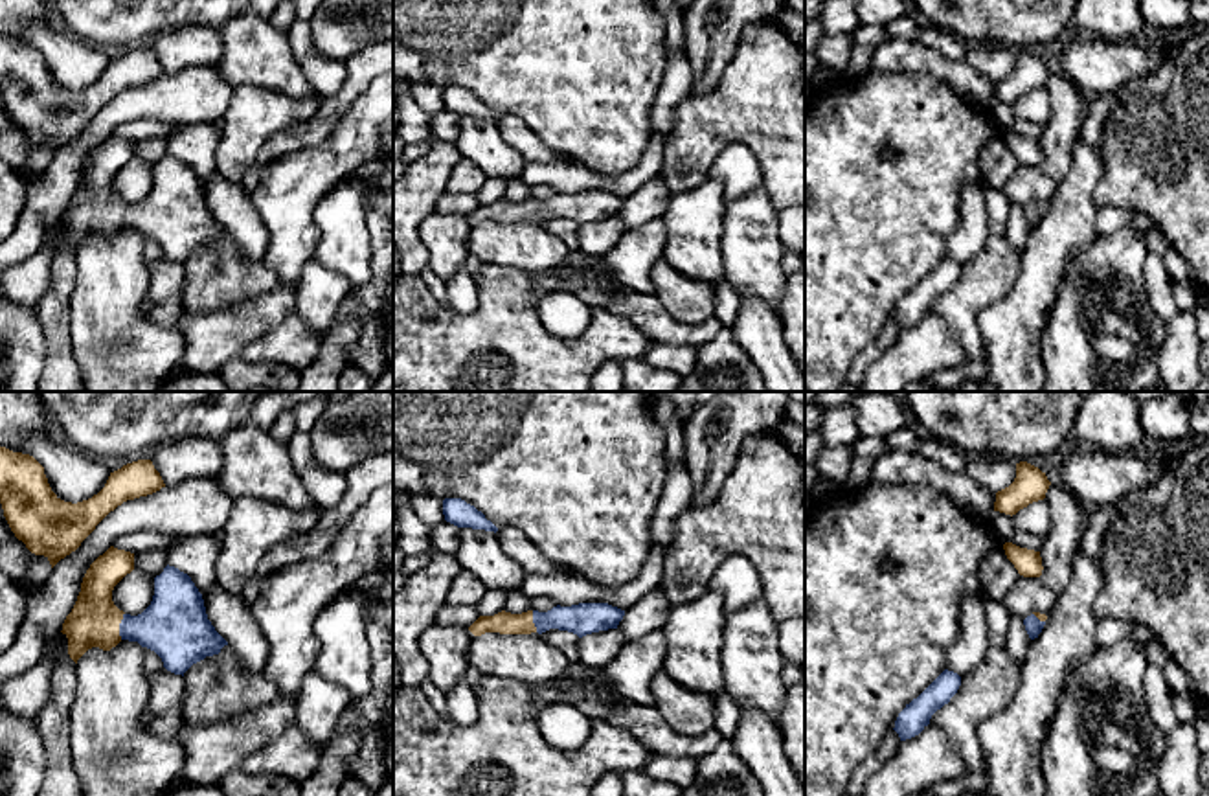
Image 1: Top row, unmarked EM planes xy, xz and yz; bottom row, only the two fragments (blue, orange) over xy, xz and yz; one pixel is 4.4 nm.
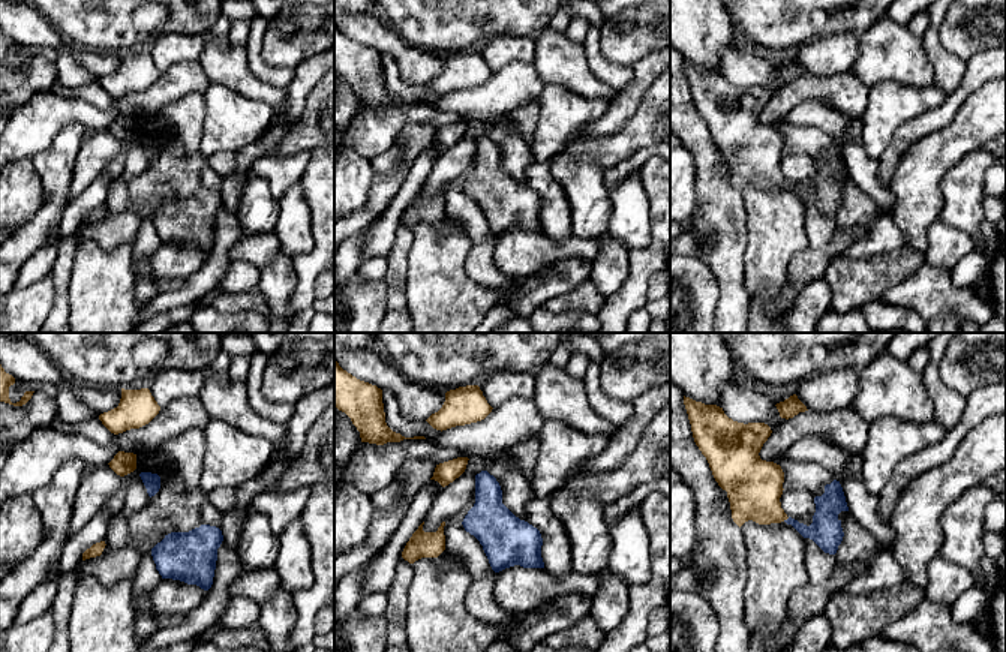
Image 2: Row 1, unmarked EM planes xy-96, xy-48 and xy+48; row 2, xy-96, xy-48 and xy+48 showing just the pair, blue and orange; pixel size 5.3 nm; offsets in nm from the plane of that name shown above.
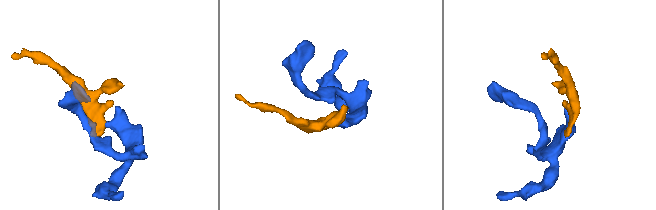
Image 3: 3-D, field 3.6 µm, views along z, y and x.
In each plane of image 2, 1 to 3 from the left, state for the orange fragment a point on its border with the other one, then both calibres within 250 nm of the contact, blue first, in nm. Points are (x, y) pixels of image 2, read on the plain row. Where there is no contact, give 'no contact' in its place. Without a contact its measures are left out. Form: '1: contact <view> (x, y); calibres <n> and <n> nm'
1: no contact
2: no contact
3: contact xy+48 (787, 183); calibres 170 and 300 nm

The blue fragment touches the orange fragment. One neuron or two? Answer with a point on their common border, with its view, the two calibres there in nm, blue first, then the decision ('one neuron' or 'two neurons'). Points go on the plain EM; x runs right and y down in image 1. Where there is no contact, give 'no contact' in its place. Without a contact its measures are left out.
contact xy (120, 214); calibres 300 and 220 nm; one neuron

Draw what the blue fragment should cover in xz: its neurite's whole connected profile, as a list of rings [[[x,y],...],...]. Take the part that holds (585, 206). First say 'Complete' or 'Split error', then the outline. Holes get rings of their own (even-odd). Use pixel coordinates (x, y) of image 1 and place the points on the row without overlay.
Split error. [[[579,191],[571,195],[553,195],[548,200],[527,199],[522,202],[498,200],[494,204],[480,204],[469,219],[474,224],[481,224],[485,221],[500,221],[500,222],[531,222],[531,221],[546,221],[549,217],[568,219],[577,222],[579,226],[617,217],[623,208],[625,199],[612,195],[608,191]]]

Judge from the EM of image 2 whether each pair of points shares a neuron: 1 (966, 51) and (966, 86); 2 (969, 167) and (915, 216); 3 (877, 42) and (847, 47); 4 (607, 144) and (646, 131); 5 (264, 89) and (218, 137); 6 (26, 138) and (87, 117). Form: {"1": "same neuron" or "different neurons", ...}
{"1": "different neurons", "2": "different neurons", "3": "different neurons", "4": "same neuron", "5": "different neurons", "6": "same neuron"}

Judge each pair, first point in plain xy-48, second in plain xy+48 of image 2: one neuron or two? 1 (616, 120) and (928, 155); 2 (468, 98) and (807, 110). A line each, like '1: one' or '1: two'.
1: two
2: two

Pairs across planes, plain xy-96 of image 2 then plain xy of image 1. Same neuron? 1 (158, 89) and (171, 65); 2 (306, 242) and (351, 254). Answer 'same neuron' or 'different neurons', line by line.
1: different neurons
2: same neuron

